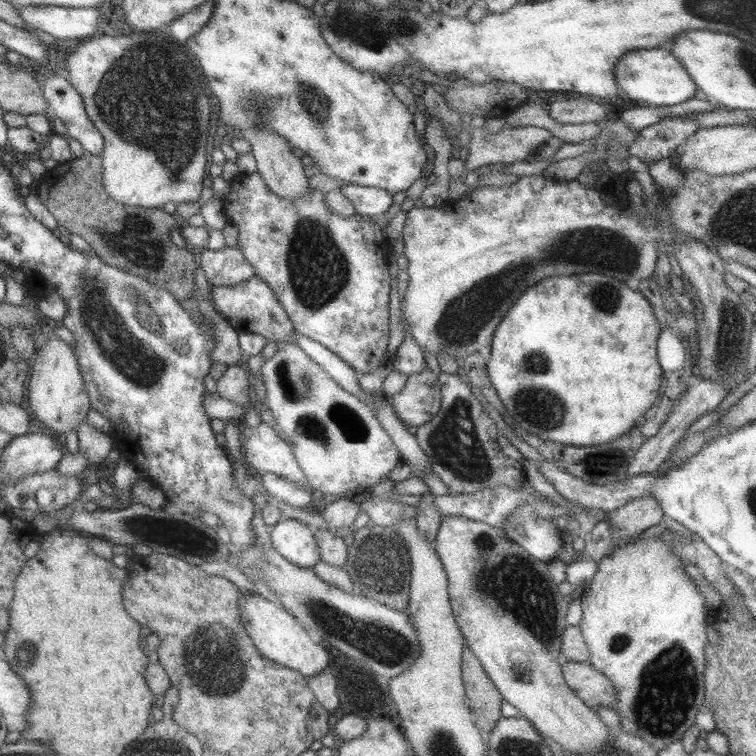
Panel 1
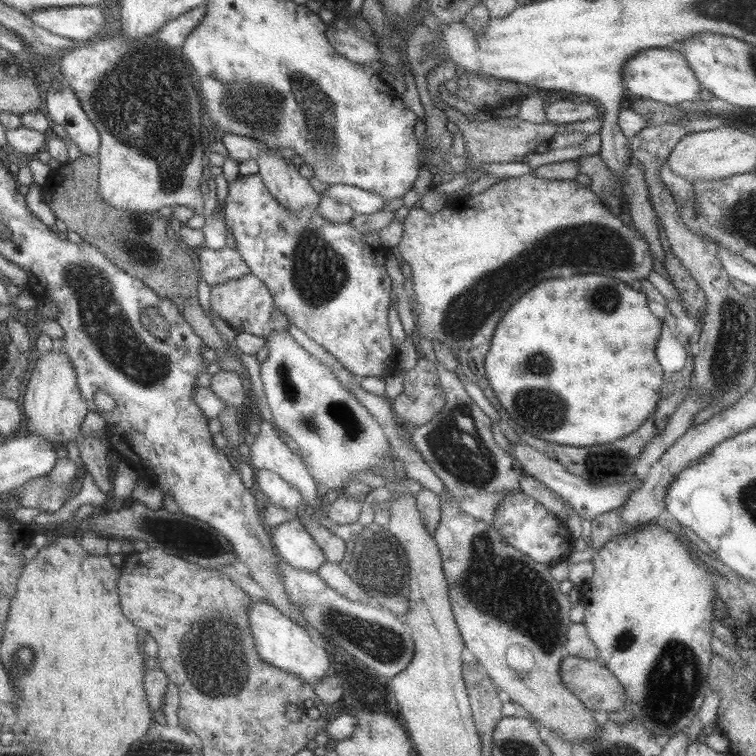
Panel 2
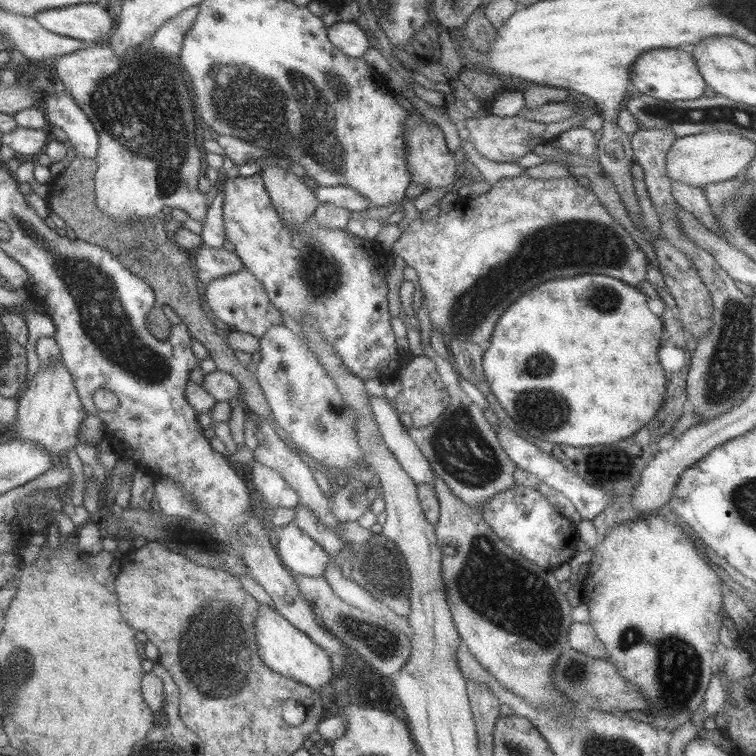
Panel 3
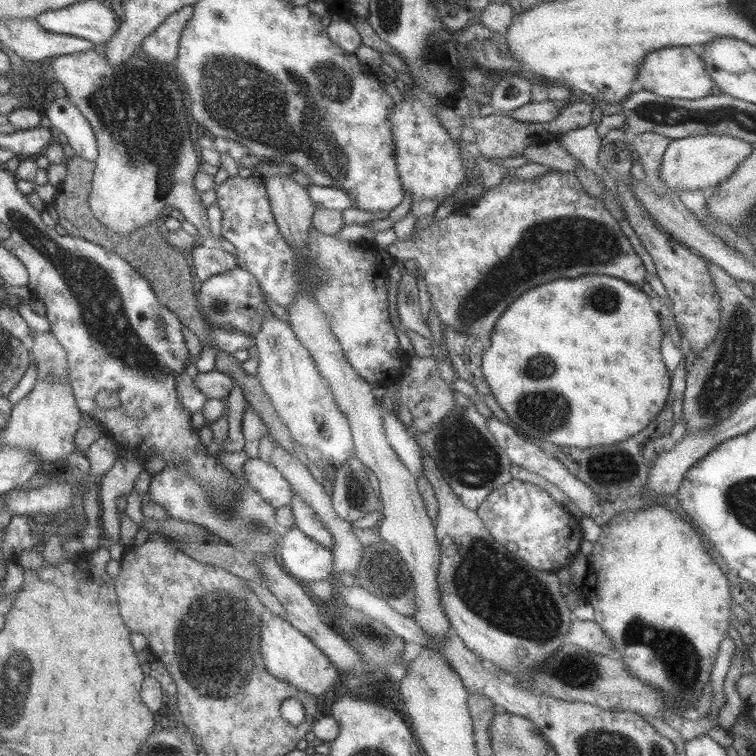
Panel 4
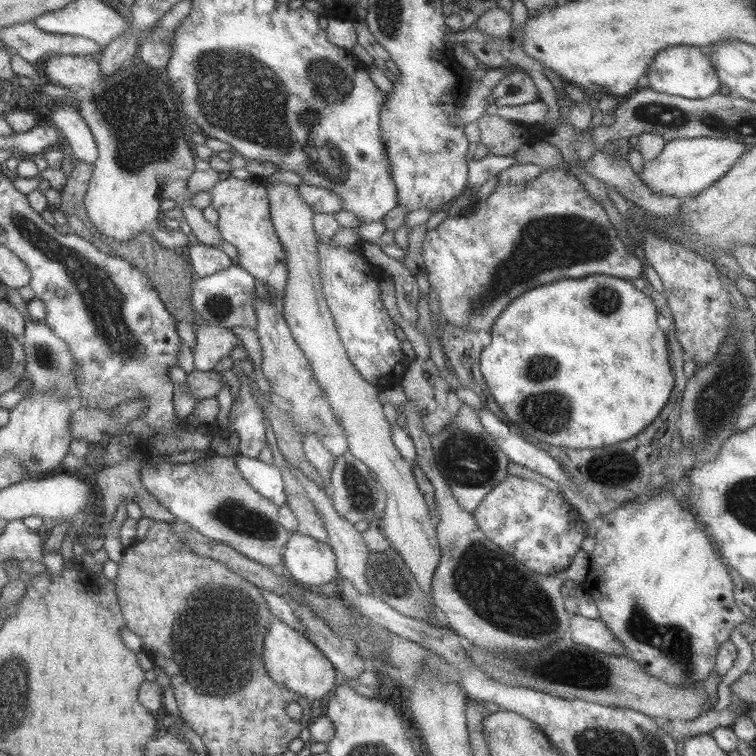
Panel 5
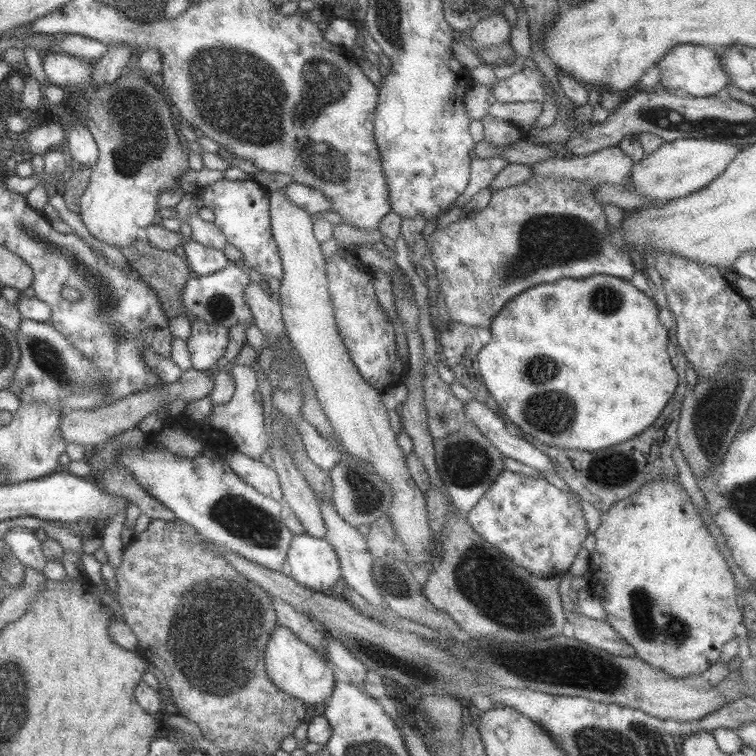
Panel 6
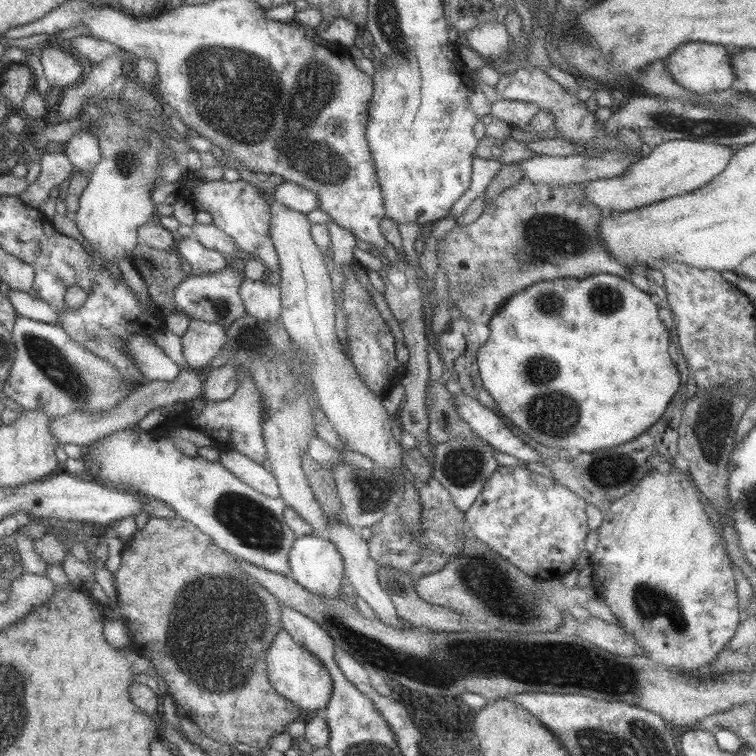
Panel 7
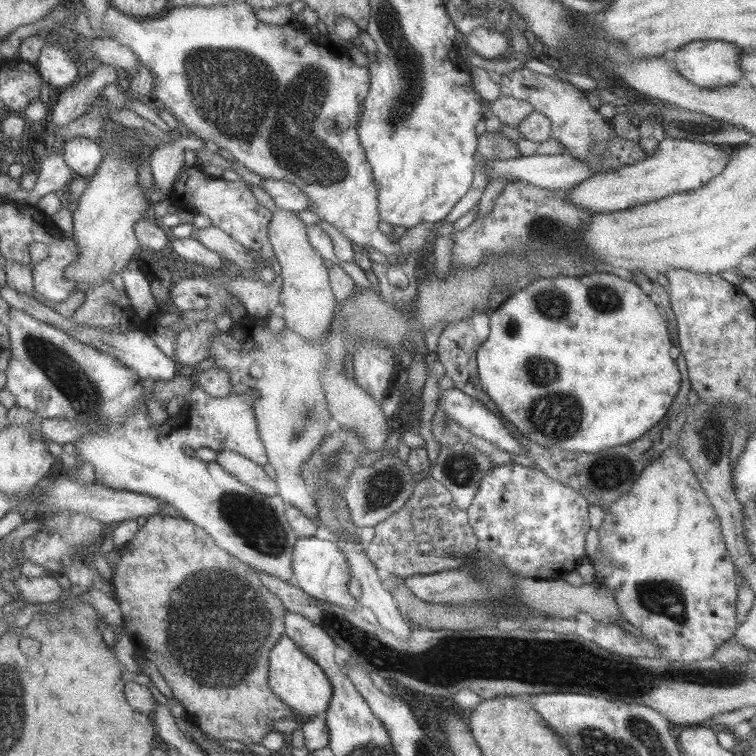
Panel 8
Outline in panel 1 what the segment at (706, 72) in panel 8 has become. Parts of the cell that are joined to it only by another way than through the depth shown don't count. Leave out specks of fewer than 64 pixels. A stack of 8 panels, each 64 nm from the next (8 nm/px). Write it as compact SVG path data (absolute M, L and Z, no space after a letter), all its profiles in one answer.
M659 48L637 49L626 52L615 65L614 75L617 86L626 96L638 104L673 106L694 98L695 83L679 59L673 53Z

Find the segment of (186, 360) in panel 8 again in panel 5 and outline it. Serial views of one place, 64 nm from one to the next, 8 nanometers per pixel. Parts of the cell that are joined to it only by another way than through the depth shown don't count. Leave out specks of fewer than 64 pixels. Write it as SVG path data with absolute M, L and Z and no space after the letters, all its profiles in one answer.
M199 321L193 328L195 345L192 357L195 370L207 372L240 343L231 329Z

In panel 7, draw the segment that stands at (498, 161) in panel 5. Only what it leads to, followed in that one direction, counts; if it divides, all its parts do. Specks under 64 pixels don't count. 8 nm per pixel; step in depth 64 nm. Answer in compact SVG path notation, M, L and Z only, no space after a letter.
M479 157L473 158L469 187L463 192L463 195L458 198L457 202L453 203L448 215L456 218L463 214L475 198L484 194L493 176L495 176L495 173L501 167L502 164L495 160L486 160Z

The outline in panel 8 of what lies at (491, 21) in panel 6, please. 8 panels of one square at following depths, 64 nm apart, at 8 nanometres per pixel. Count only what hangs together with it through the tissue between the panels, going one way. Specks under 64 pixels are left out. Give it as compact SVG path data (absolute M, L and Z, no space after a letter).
M482 26L466 35L466 45L481 58L499 59L509 45L509 36Z

